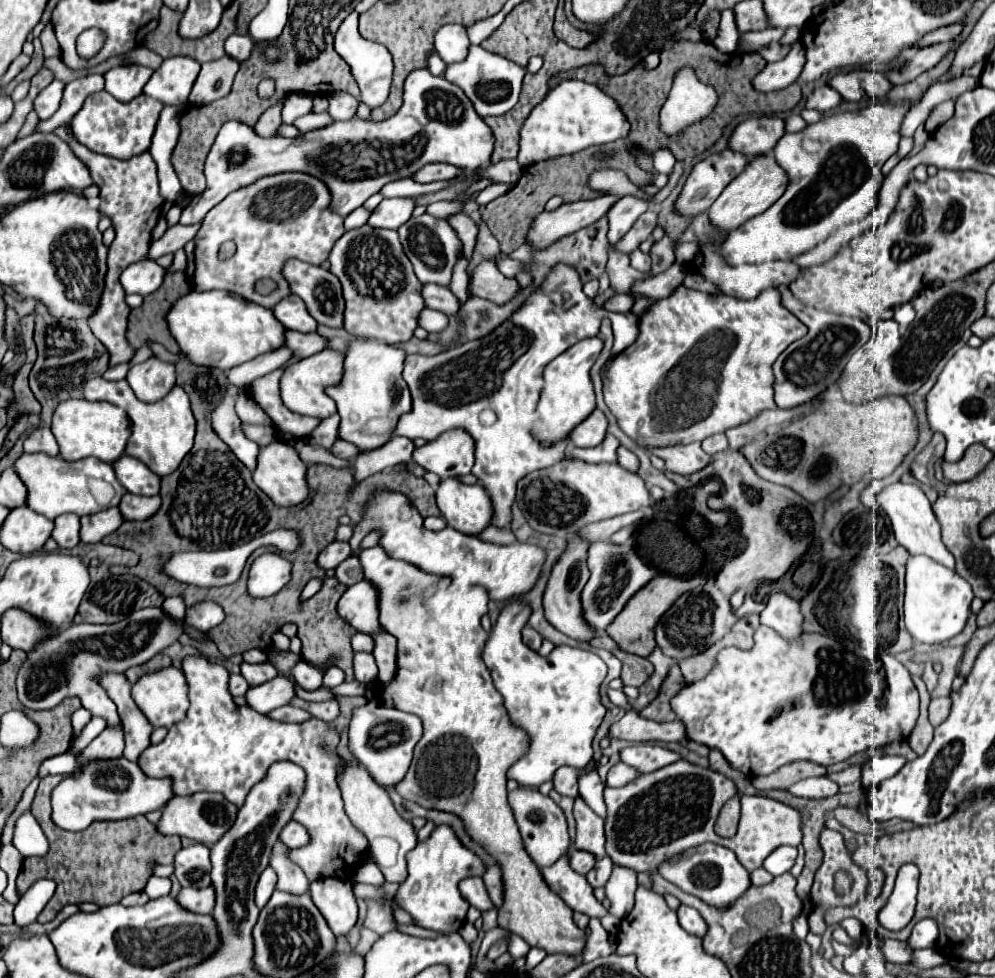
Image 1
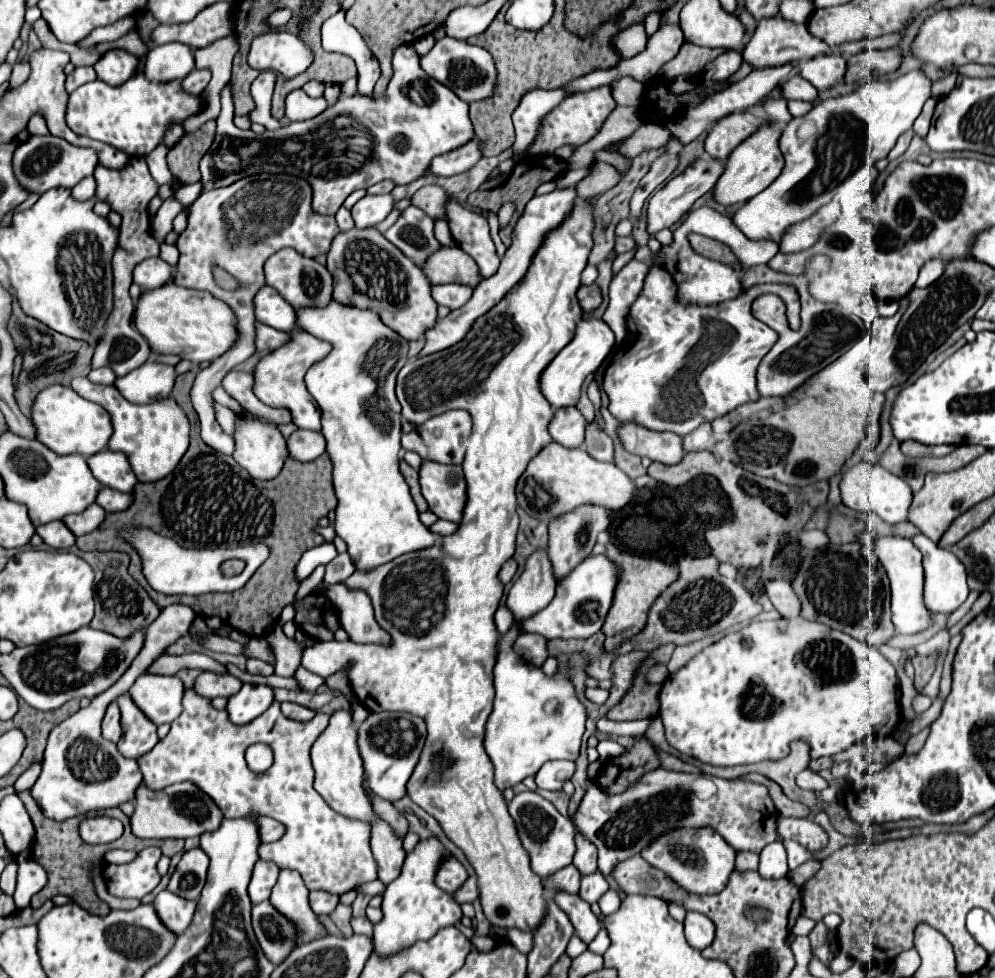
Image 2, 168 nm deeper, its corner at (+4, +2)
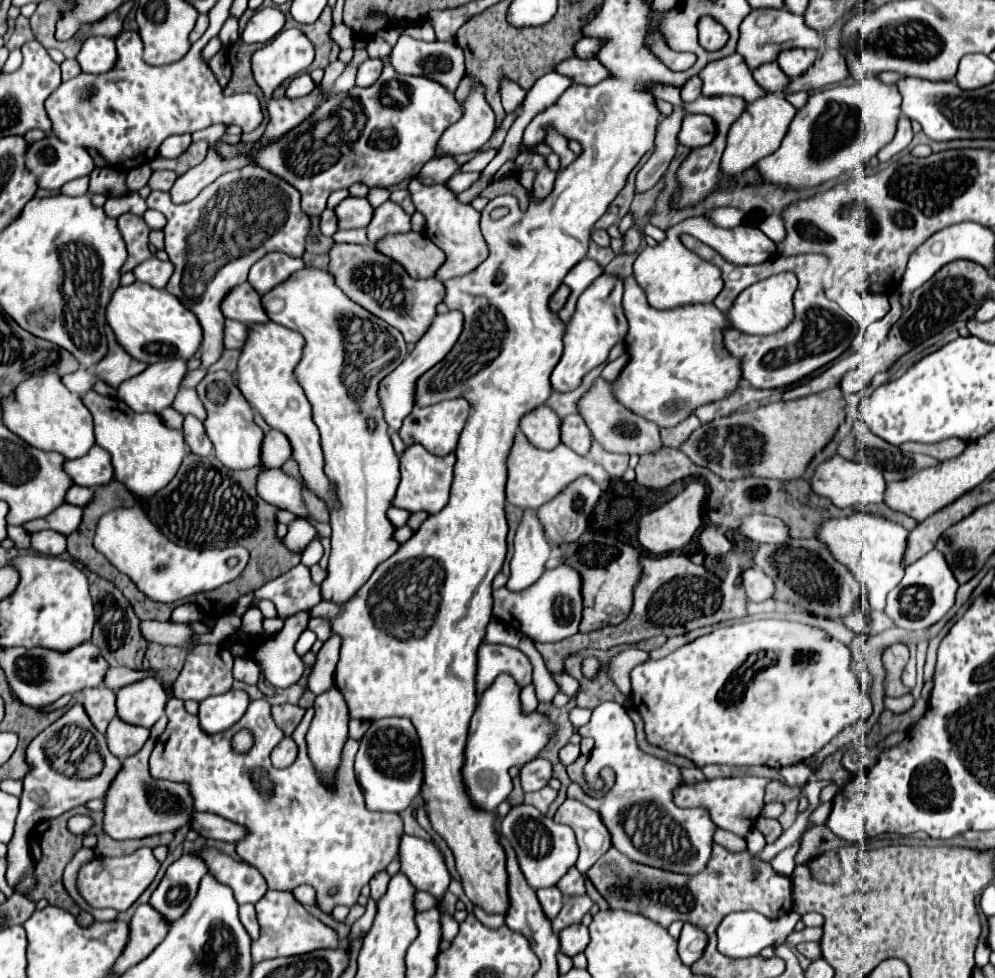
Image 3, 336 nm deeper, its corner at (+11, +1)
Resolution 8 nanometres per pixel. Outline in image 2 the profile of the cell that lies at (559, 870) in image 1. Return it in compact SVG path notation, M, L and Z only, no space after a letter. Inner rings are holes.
M559 892L555 894L555 904L569 916L575 928L575 936L581 938L585 944L589 944L601 930L601 924L597 916L591 912L591 906L585 900L581 900L577 894Z

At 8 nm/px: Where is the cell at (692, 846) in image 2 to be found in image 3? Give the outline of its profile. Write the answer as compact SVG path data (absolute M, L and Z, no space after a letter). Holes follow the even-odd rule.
M602 703L578 733L596 741L588 763L600 765L600 769L612 767L616 783L602 797L592 797L580 785L570 785L568 797L602 813L602 821L614 837L614 847L632 861L688 877L704 871L712 855L716 825L702 809L678 809L672 803L672 789L682 783L680 769L638 747L634 723L626 709L618 703Z

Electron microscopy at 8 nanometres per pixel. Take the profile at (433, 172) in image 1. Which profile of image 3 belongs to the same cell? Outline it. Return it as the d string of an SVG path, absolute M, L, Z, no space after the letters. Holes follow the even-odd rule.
M476 85L474 93L466 99L464 117L450 125L438 141L436 157L458 157L462 153L476 153L494 133L494 113L484 99L482 87Z

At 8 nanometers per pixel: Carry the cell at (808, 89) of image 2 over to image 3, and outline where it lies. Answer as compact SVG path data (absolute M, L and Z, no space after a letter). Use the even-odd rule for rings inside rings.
M776 63L774 65L762 65L762 69L754 69L752 75L754 75L756 83L766 93L782 95L786 91L786 87L790 85L790 77L786 77L786 73L782 73L782 69Z

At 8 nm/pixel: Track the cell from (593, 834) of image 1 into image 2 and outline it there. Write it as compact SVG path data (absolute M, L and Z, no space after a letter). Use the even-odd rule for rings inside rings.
M579 832L575 840L577 840L577 854L573 858L573 866L581 872L581 876L593 874L597 870L597 848L589 840L585 840Z

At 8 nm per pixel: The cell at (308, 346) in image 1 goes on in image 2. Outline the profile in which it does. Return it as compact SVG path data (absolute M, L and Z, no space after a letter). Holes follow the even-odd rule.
M257 322L257 326L255 326L255 346L257 346L257 350L261 348L261 352L271 352L273 348L279 348L285 342L287 342L285 332L273 330L273 328Z

